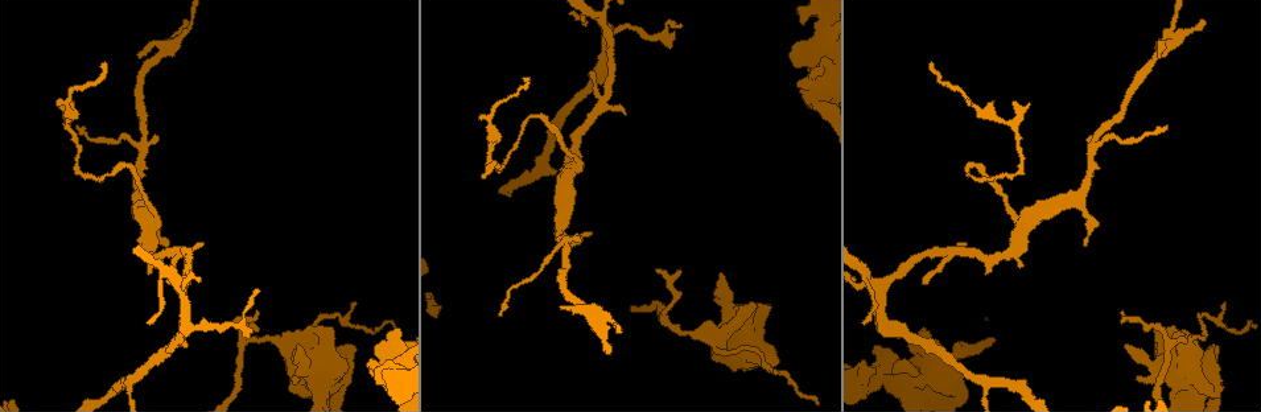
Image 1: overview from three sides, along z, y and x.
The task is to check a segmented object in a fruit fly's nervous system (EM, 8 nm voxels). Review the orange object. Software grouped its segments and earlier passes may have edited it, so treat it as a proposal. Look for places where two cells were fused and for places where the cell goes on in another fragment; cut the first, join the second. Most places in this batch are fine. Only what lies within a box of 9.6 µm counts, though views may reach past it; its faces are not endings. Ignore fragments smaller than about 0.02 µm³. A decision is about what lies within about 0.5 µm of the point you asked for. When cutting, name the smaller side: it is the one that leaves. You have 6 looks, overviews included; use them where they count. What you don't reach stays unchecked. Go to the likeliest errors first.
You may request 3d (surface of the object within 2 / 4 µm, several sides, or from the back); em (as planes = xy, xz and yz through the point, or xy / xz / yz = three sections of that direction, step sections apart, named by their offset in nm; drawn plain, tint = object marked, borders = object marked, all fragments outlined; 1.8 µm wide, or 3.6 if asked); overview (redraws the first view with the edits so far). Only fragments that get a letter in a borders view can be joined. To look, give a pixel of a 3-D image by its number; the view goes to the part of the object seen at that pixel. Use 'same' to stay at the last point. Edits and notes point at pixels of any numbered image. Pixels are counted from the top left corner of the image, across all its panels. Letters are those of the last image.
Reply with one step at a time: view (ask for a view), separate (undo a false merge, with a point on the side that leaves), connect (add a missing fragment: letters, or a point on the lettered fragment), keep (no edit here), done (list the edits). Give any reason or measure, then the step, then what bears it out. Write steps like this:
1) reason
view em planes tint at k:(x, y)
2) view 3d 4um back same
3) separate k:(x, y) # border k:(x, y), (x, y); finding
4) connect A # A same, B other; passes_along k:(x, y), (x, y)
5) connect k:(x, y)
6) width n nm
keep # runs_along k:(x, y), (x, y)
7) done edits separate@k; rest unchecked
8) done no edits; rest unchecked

calibre changes
view 3d 2um at 1:(293, 338)

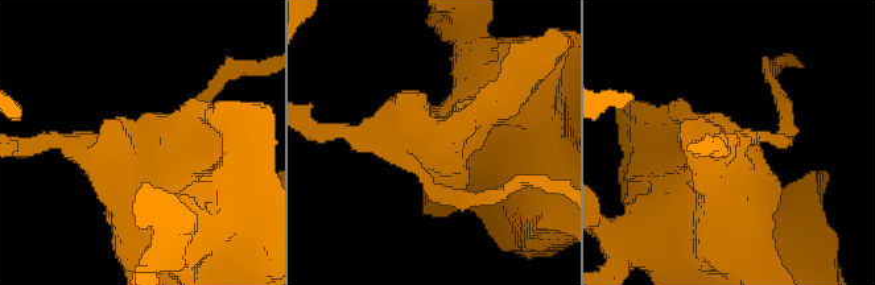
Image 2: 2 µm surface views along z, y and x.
need the tissue
view em xz step 16 borders at 2:(441, 186)

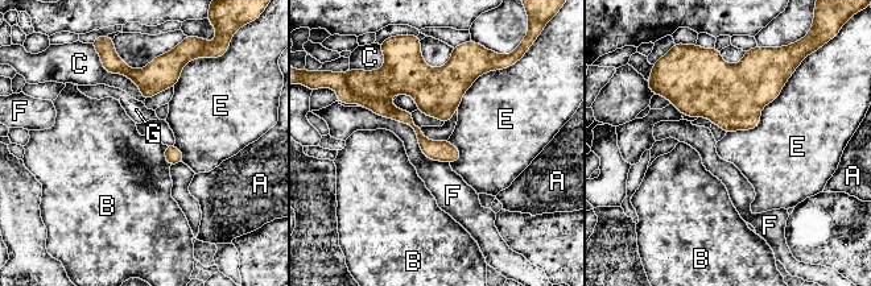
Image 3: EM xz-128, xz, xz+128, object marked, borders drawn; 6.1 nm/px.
another direction
view em planes borders same

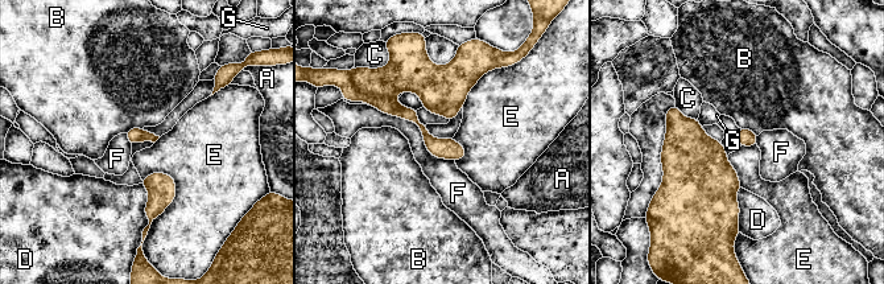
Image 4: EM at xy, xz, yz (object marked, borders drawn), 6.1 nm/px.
width 100 nm; longest_contact F 600 nm
separate 4:(343, 78) # A other, B other, C other, D other, E other, F other, G other; two cells meet here

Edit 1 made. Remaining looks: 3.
thick turns thin
view 3d 4um at 1:(934, 356)

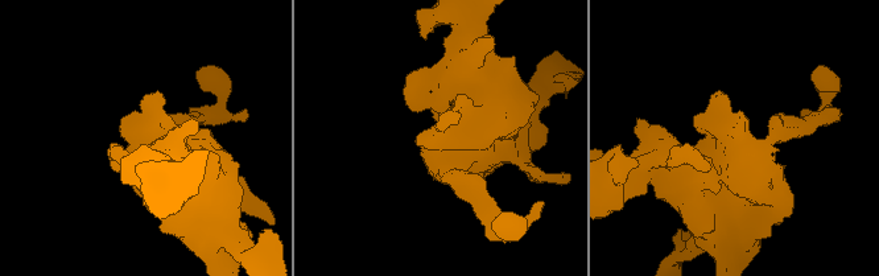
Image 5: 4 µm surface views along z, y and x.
view em 3.6um xz step 8 tint at 5:(147, 134)

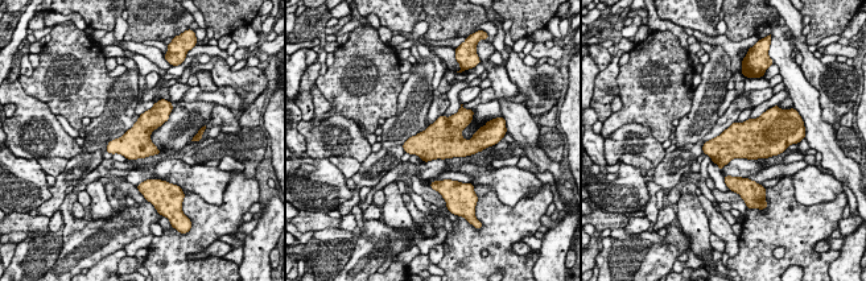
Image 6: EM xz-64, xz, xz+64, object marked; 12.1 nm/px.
another direction
view em 3.6um planes borders same

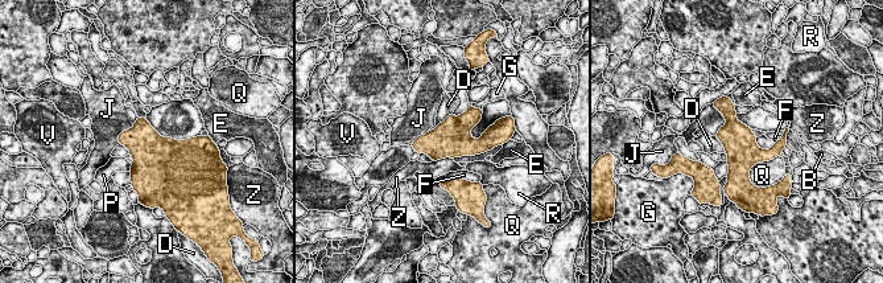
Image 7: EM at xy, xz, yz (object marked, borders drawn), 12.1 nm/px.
width 400 nm
keep # B other, D other, E other, F other, G other, J other, P other, Q other, R other, V other, Z other; border 7:(452, 113), (429, 131); one cell here

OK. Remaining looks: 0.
done edits separate@4; rest unchecked

